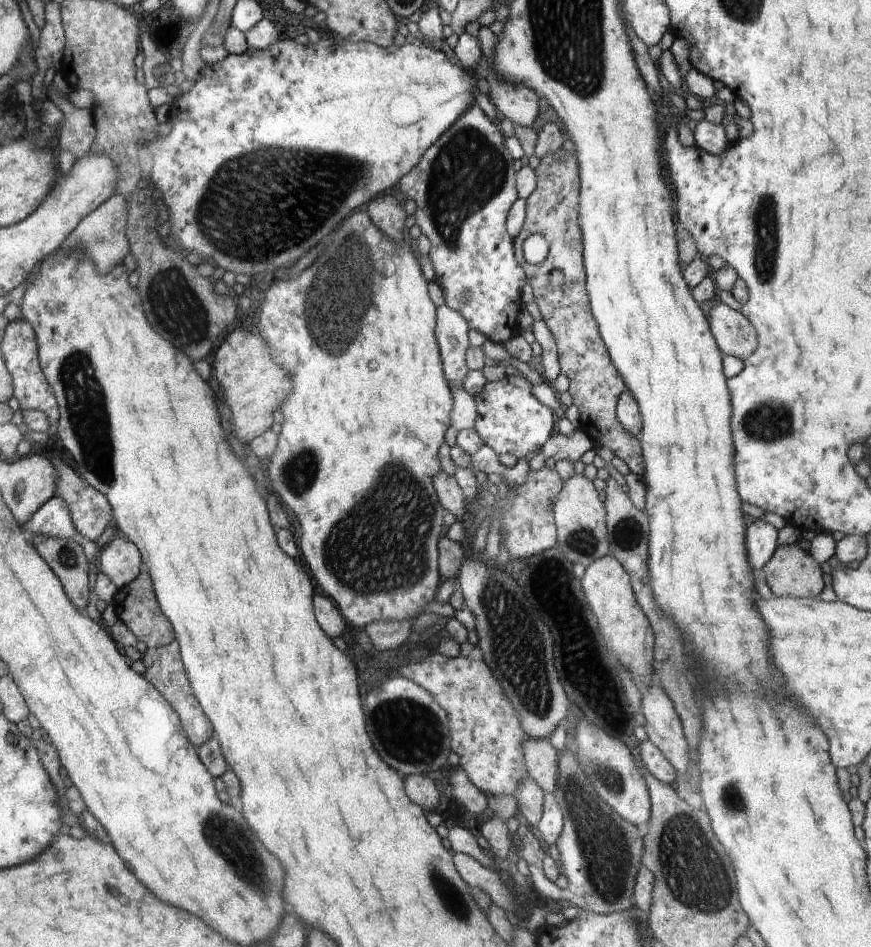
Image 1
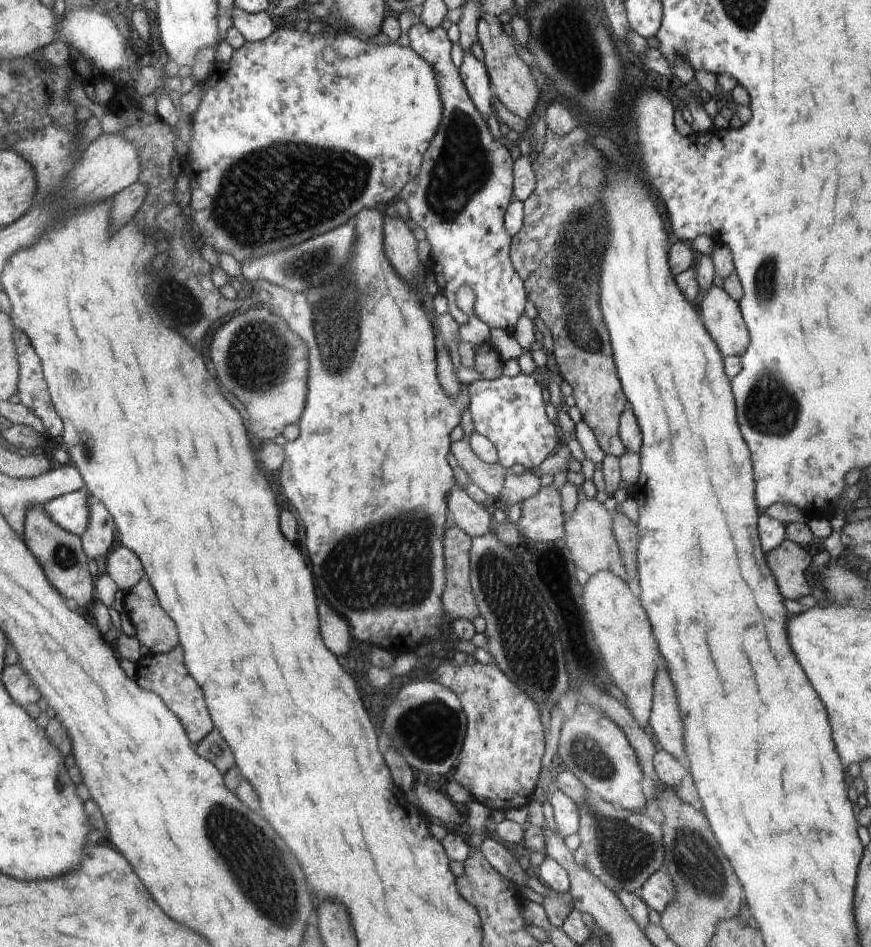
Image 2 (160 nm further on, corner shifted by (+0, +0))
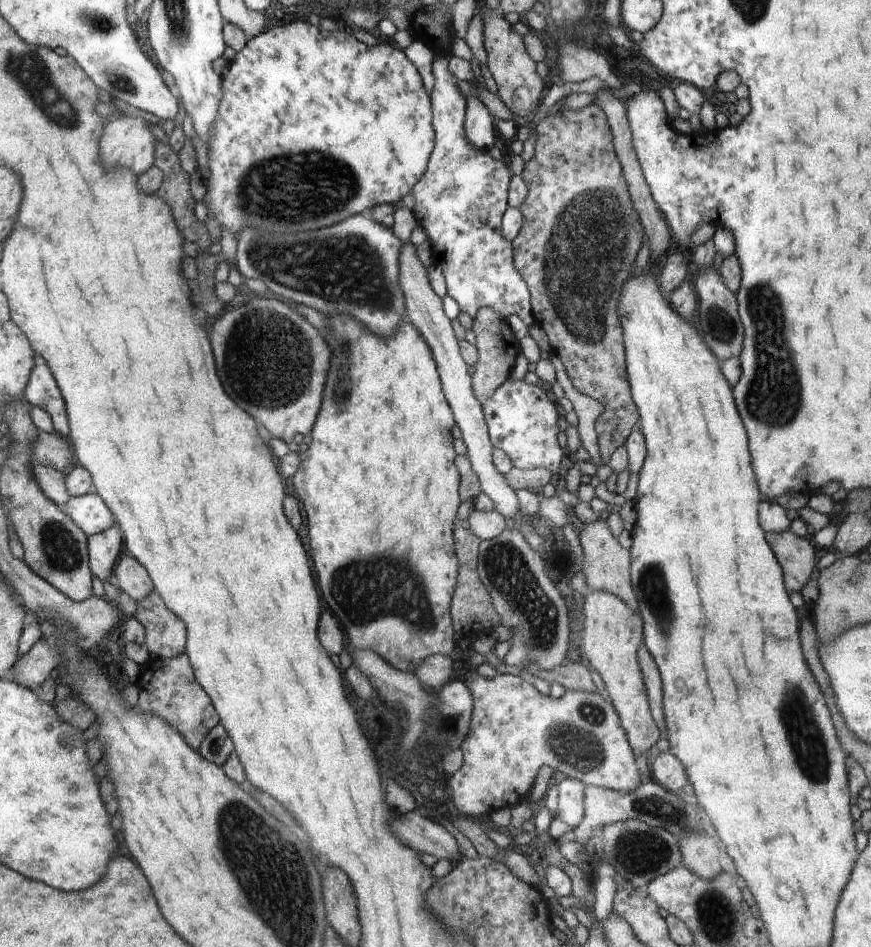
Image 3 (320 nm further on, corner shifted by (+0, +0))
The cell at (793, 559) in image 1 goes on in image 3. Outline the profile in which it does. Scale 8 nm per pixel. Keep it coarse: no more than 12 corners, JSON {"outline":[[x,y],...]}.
{"outline":[[790,529],[766,534],[786,588],[801,592],[816,547]]}

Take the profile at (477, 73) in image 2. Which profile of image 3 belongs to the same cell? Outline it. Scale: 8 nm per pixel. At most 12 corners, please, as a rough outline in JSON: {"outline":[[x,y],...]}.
{"outline":[[479,97],[466,99],[465,139],[490,150],[498,140],[493,116]]}

